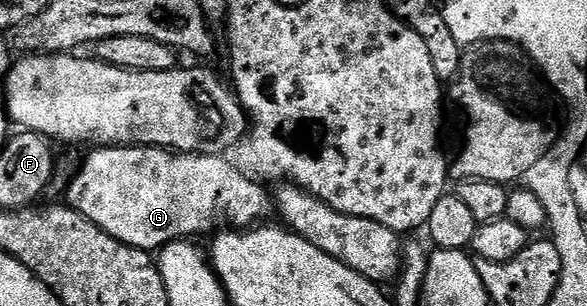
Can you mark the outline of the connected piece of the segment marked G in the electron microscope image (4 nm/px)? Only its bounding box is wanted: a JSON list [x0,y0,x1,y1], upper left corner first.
[67,146,272,253]

